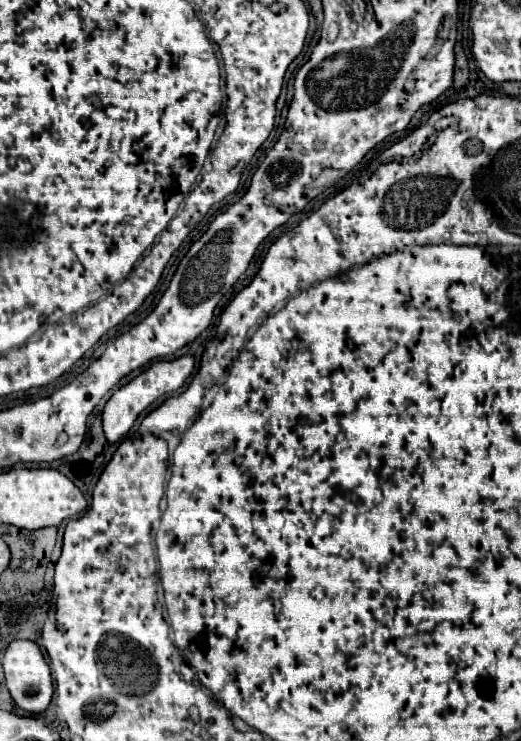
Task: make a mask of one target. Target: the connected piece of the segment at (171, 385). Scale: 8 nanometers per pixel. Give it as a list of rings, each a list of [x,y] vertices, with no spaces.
[[[180,356],[176,360],[162,360],[162,362],[154,362],[150,368],[146,368],[144,372],[140,372],[136,378],[132,378],[126,386],[118,388],[110,400],[104,406],[102,412],[102,420],[104,420],[104,434],[108,438],[108,442],[116,442],[120,438],[124,438],[128,434],[128,430],[134,426],[136,418],[150,406],[154,404],[158,398],[172,394],[176,390],[180,390],[184,386],[184,382],[188,380],[188,376],[194,370],[194,358],[192,356]]]

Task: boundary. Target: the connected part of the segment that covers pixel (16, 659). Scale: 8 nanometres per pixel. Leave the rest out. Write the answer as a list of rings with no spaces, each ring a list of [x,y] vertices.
[[[12,640],[4,652],[4,658],[2,658],[2,668],[4,668],[4,676],[6,676],[6,686],[16,702],[18,708],[26,710],[26,712],[32,712],[32,714],[38,714],[38,712],[44,712],[52,700],[52,692],[54,692],[54,686],[52,686],[52,674],[50,674],[50,668],[42,656],[42,650],[36,642],[32,640]]]

